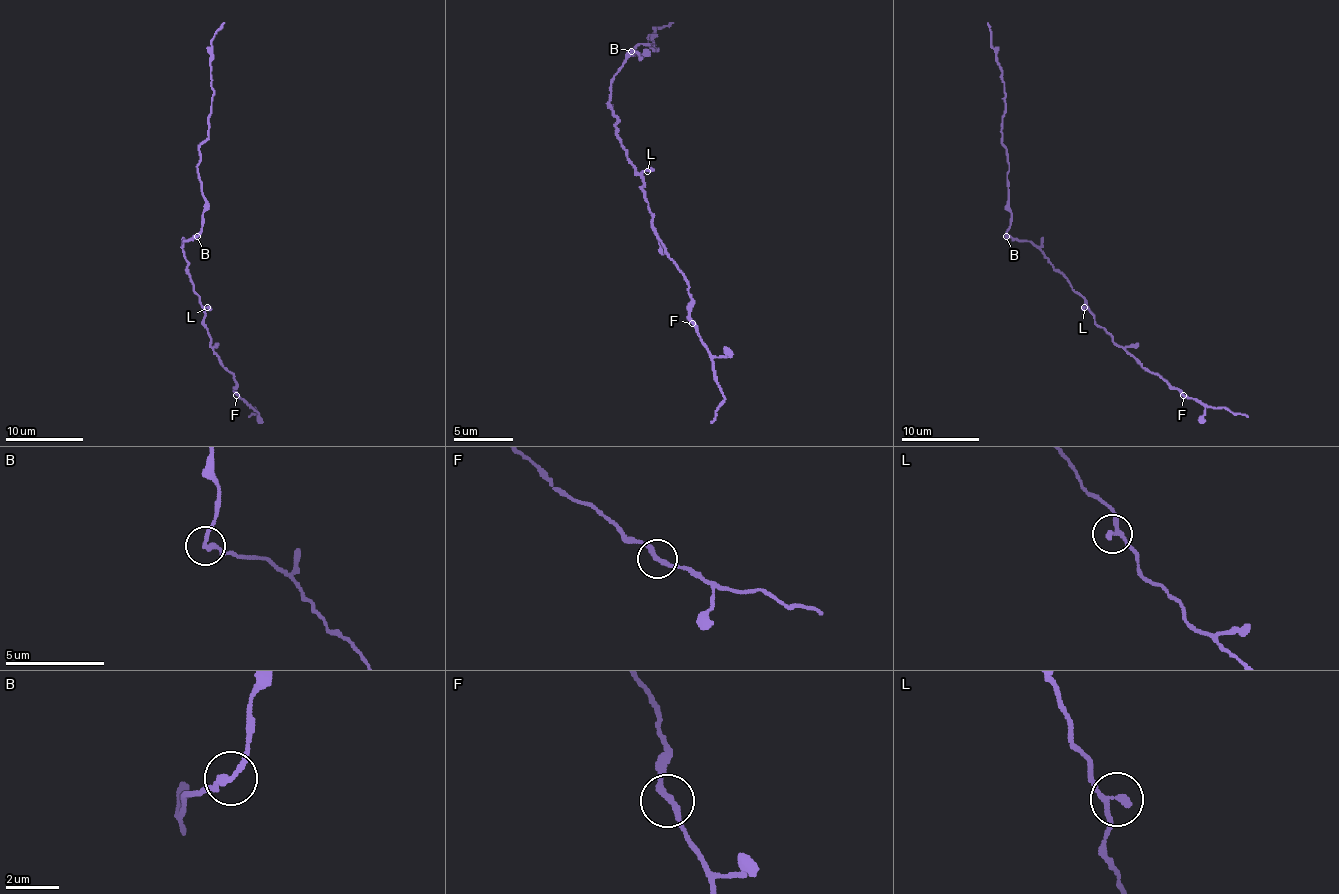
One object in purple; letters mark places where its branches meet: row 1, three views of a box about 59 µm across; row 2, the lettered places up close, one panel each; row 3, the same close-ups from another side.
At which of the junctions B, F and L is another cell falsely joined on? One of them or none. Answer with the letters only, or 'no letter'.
no letter

